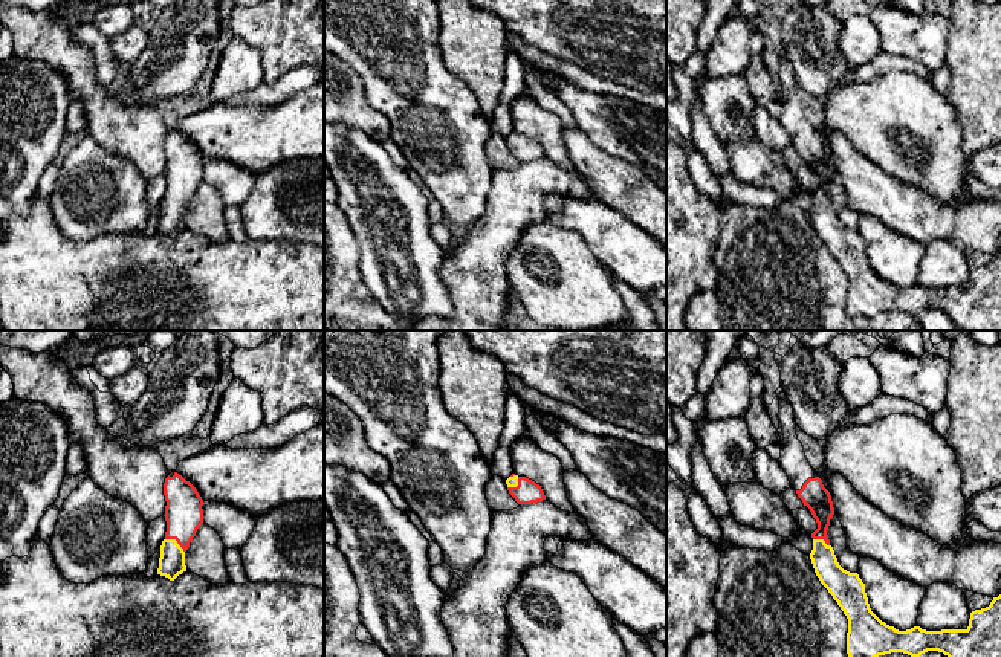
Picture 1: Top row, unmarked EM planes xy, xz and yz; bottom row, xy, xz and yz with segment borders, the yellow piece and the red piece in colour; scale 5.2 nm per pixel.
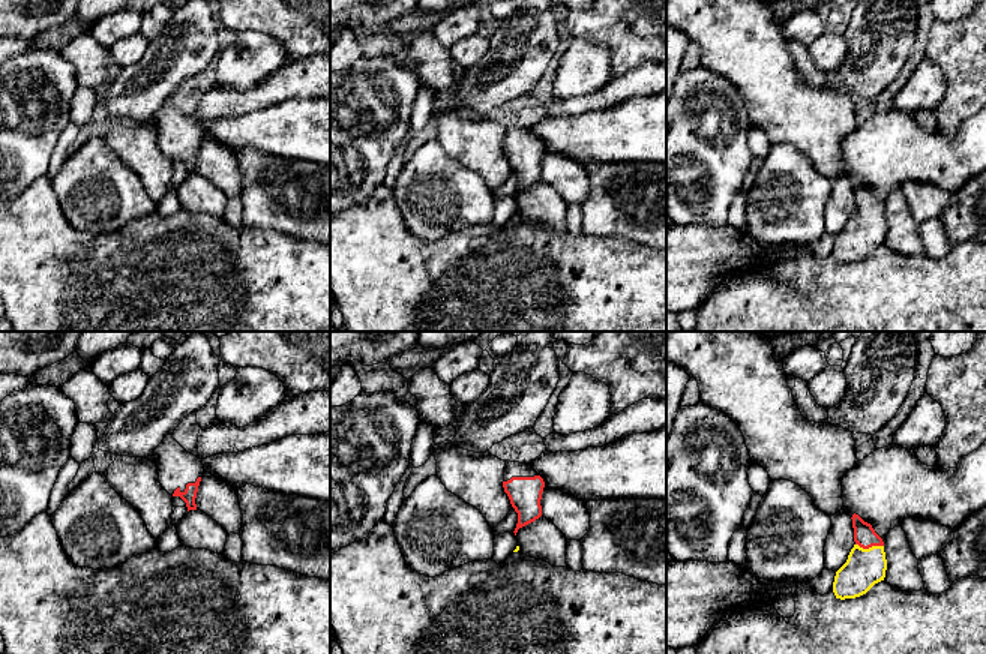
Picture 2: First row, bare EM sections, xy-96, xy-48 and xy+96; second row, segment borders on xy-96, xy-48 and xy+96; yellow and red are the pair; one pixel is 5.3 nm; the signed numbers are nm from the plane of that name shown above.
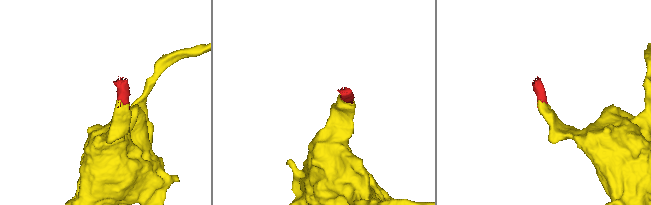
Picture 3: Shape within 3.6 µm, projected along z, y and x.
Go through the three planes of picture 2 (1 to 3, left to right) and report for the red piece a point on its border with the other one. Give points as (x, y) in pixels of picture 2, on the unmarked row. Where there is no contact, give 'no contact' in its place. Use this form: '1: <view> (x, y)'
1: no contact
2: no contact
3: xy+96 (869, 212)

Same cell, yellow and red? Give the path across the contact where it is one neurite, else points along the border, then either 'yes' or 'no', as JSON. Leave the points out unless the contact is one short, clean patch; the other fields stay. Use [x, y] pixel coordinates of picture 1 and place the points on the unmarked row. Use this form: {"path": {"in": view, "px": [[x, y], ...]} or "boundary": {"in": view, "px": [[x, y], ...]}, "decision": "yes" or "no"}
{"path": {"in": "xy", "px": [[171, 220], [171, 208], [176, 199], [184, 171]]}, "decision": "yes"}

